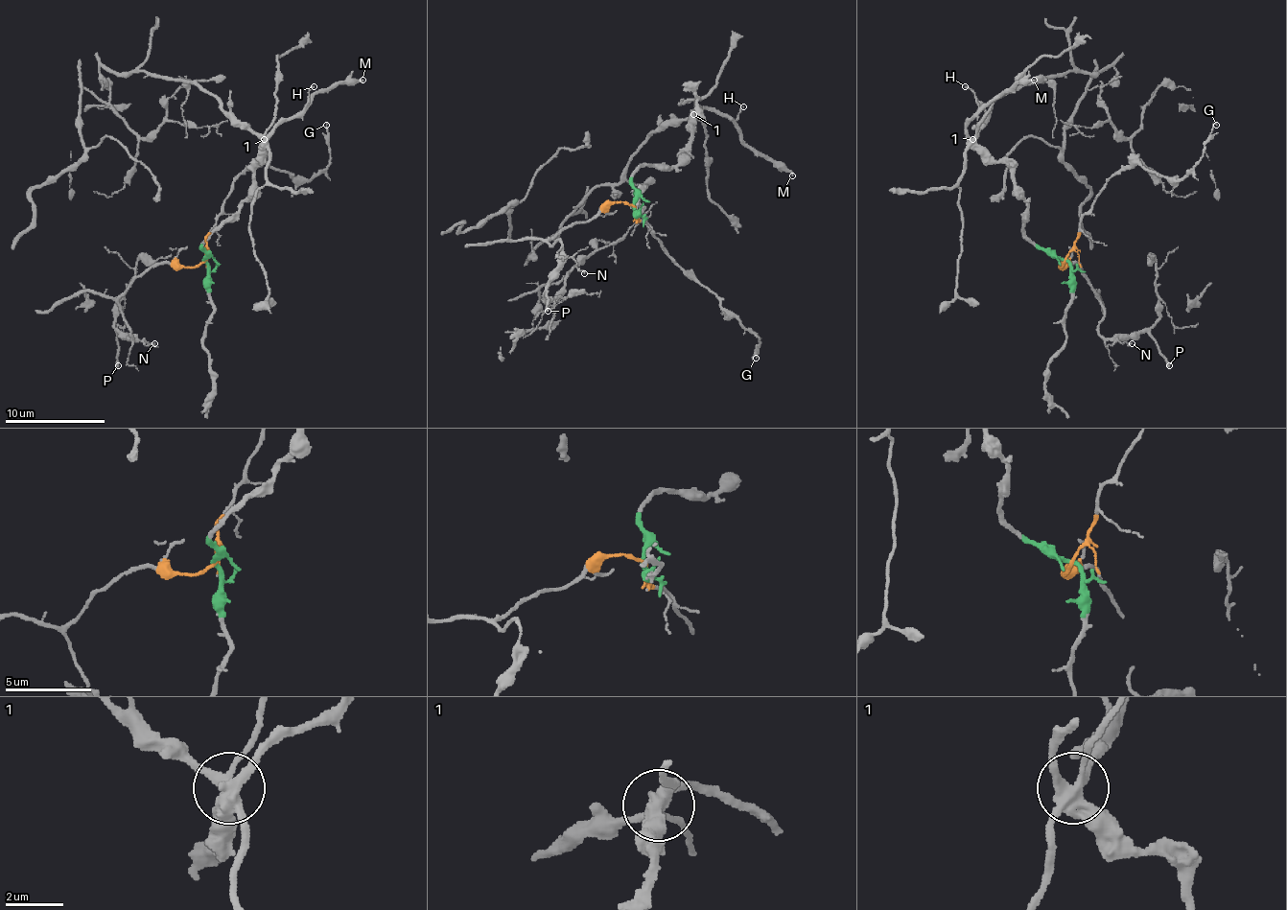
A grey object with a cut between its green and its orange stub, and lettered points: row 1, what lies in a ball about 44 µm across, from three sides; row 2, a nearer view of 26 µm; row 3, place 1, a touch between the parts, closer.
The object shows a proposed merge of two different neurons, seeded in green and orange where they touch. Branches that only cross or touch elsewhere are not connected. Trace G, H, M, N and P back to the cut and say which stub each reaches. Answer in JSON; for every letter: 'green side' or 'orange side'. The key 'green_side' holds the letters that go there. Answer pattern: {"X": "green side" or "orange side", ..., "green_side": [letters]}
{"G": "orange side", "H": "green side", "M": "green side", "N": "orange side", "P": "orange side", "green_side": ["H", "M"]}

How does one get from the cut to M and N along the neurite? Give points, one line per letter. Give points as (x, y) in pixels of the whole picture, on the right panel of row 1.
M: (1064, 261), (1049, 256), (1024, 233), (1026, 200), (1012, 171), (967, 133), (999, 93), (1034, 81)
N: (1064, 261), (1062, 266), (1079, 266), (1102, 301), (1104, 314), (1099, 334), (1111, 341), (1132, 343)

